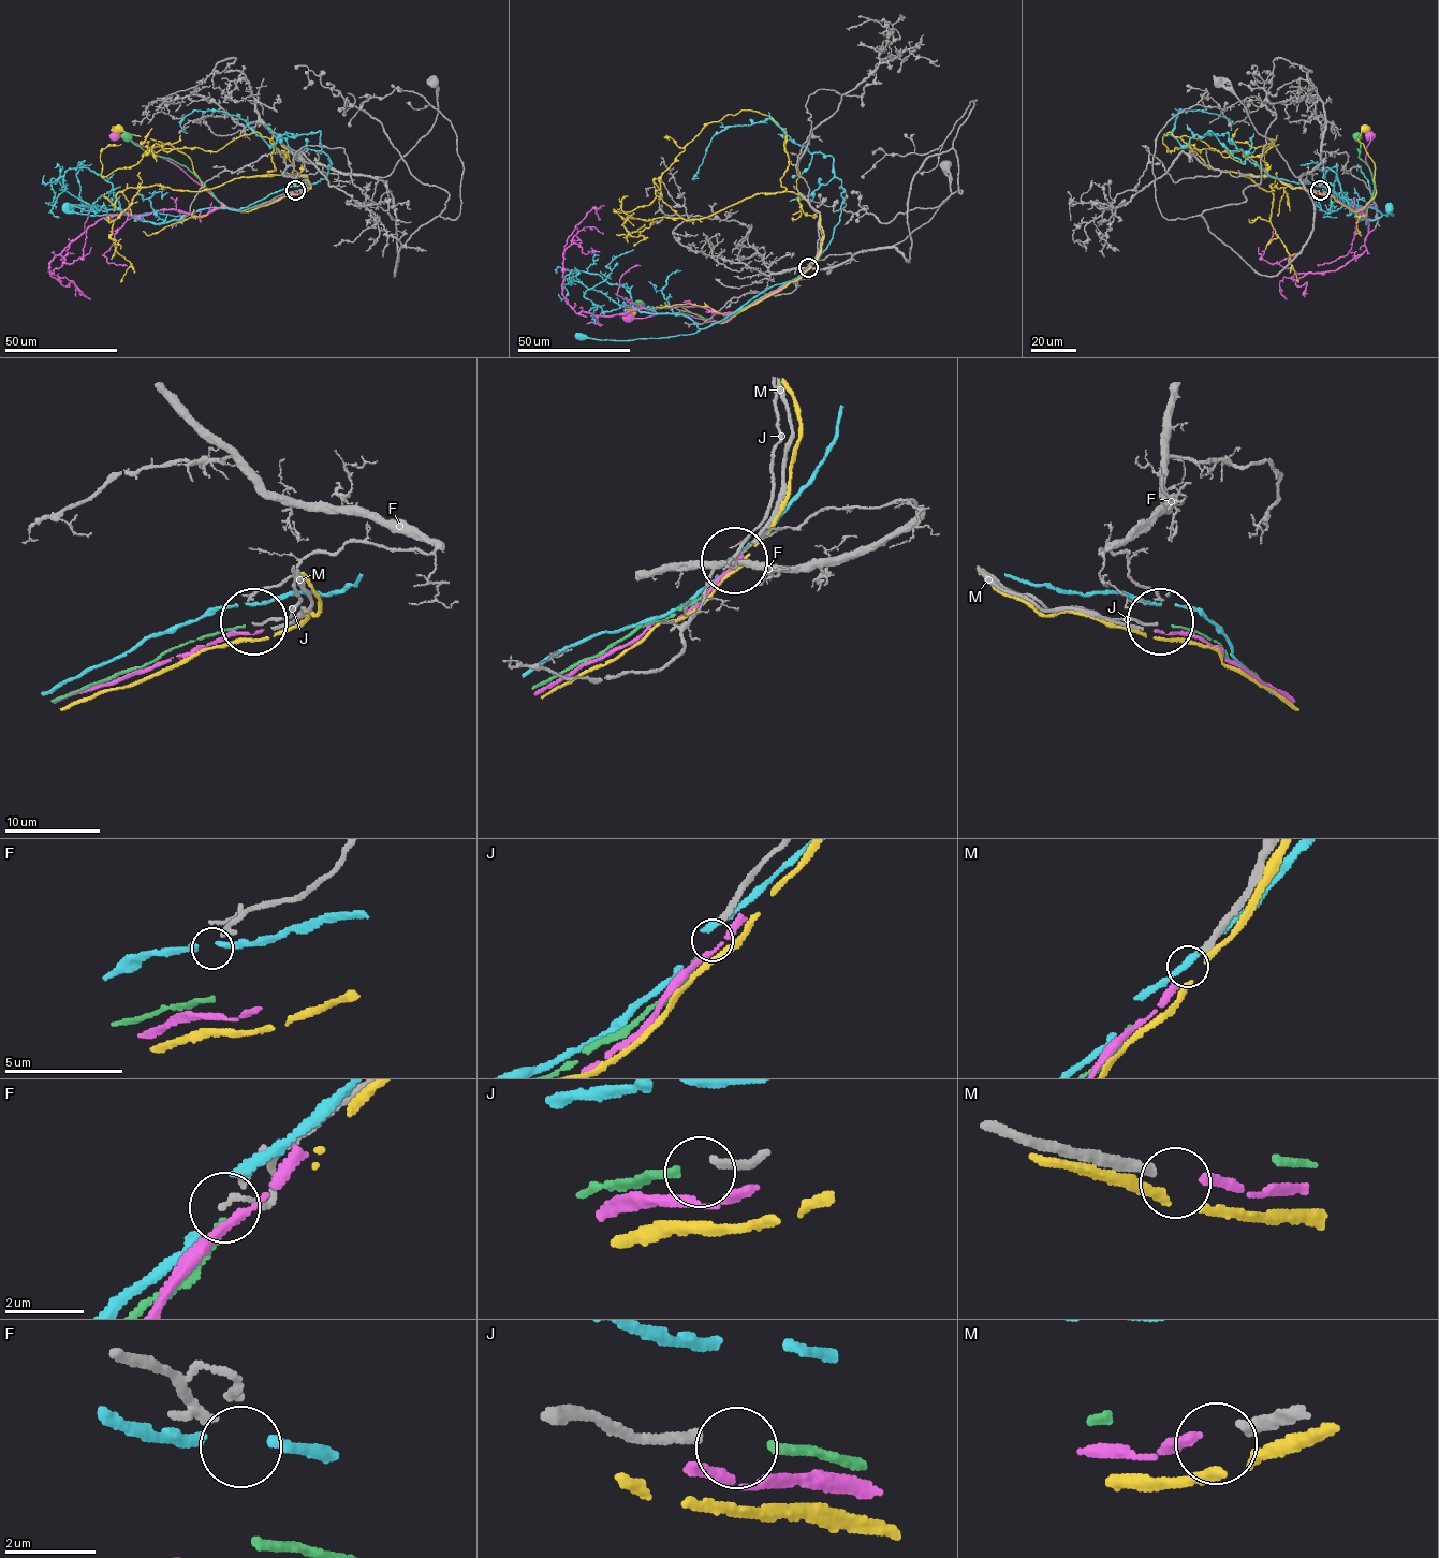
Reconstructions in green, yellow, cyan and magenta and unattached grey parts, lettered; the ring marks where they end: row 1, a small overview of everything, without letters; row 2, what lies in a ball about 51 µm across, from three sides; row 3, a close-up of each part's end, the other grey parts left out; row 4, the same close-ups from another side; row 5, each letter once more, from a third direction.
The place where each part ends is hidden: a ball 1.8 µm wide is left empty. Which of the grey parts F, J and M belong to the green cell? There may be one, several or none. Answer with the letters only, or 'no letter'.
J

